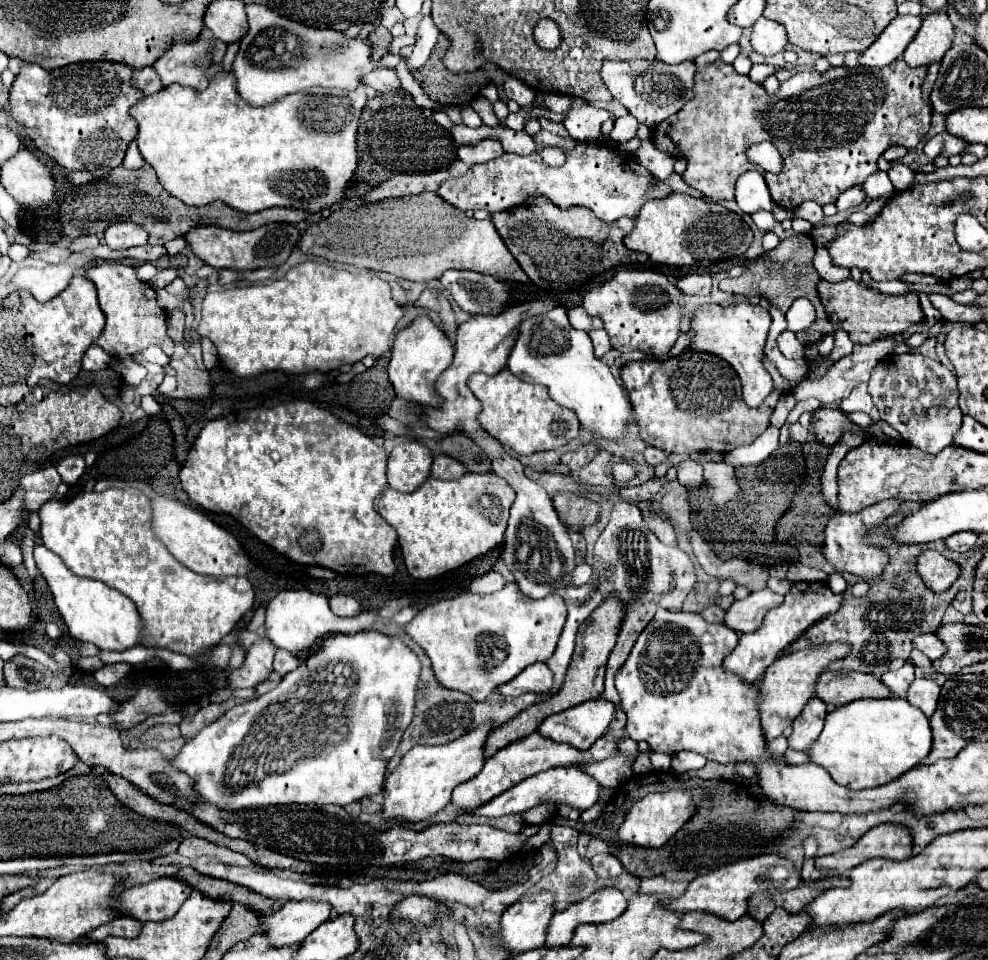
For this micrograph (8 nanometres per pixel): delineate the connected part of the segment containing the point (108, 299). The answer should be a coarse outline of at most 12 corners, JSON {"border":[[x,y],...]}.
{"border":[[135,267],[85,269],[107,317],[97,339],[115,357],[161,345],[167,315]]}

